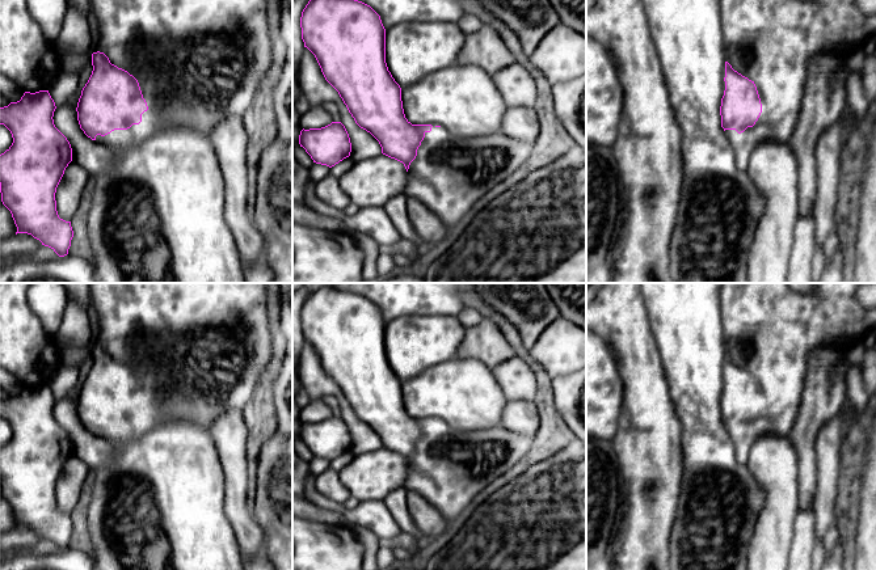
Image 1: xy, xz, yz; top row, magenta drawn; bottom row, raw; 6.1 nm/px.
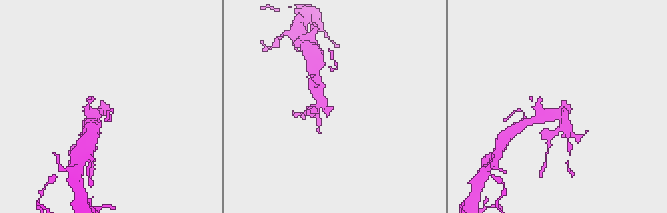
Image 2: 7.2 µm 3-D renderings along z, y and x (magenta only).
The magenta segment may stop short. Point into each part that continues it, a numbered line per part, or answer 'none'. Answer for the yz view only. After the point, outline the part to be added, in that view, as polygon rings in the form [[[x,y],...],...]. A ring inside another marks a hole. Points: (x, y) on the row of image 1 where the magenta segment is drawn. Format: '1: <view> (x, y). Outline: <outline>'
1: yz (770, 42). Outline: [[[720,0],[720,8],[725,59],[734,71],[755,84],[762,104],[762,113],[753,127],[741,134],[725,130],[736,151],[737,165],[746,170],[751,153],[759,144],[767,140],[791,140],[806,92],[809,59],[824,51],[837,51],[846,59],[855,47],[864,46],[866,39],[876,34],[876,14],[866,16],[856,0]]]

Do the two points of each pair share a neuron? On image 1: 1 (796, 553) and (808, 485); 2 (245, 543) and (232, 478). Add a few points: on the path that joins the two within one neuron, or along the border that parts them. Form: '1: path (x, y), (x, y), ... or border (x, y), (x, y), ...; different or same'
1: border (813, 505), (799, 510); different
2: path (245, 527), (236, 511), (236, 494); same

